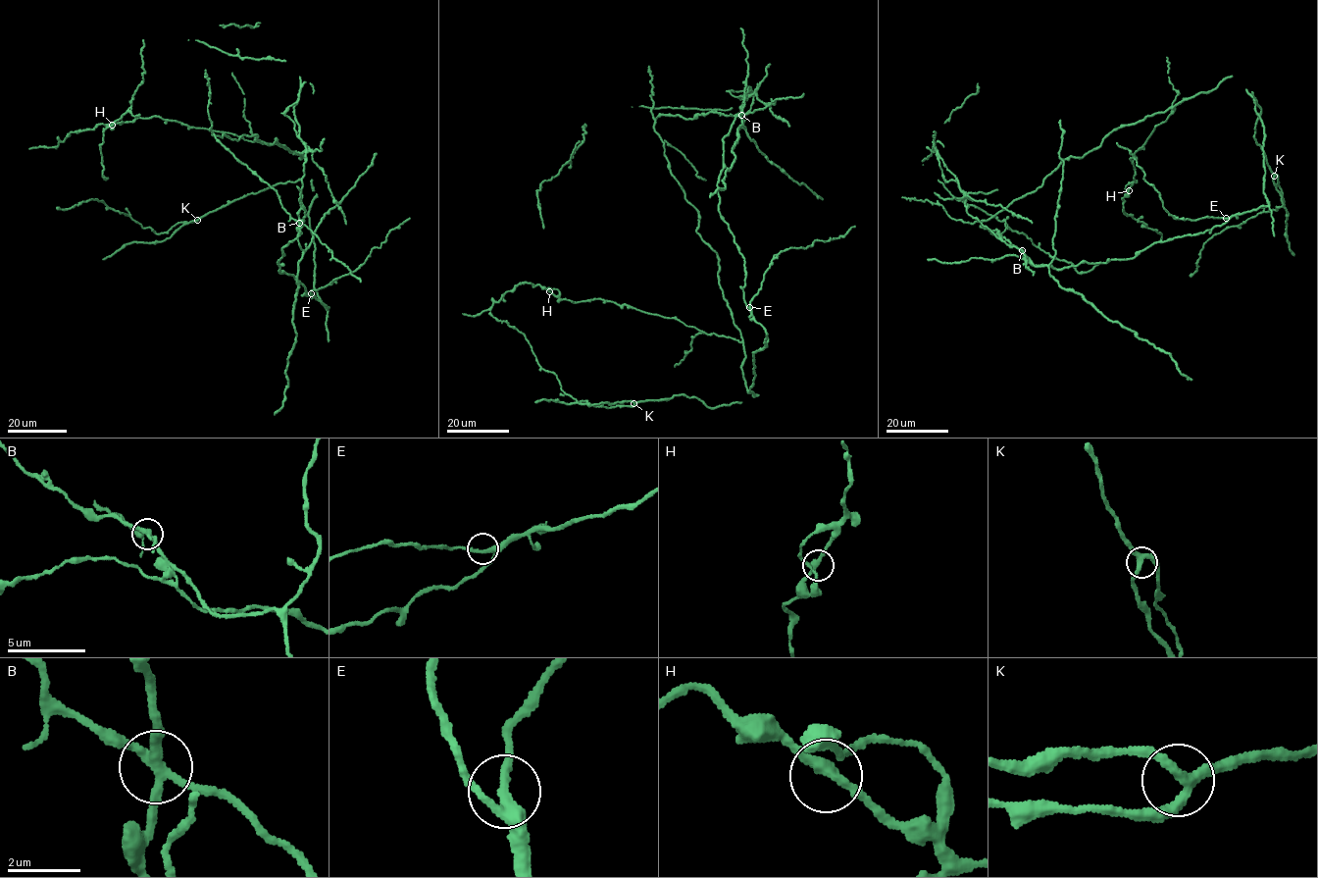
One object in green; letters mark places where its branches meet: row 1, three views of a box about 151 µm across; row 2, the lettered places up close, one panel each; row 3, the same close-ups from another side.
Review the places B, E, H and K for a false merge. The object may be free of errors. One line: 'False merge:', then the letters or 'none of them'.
False merge: B

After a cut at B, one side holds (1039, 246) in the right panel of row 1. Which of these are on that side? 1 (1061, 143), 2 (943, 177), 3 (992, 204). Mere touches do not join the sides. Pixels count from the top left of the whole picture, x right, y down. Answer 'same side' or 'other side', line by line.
1: same side
2: same side
3: same side

